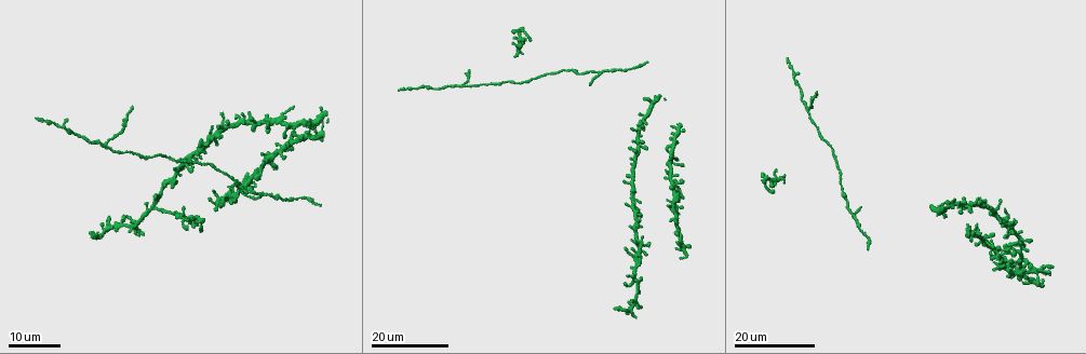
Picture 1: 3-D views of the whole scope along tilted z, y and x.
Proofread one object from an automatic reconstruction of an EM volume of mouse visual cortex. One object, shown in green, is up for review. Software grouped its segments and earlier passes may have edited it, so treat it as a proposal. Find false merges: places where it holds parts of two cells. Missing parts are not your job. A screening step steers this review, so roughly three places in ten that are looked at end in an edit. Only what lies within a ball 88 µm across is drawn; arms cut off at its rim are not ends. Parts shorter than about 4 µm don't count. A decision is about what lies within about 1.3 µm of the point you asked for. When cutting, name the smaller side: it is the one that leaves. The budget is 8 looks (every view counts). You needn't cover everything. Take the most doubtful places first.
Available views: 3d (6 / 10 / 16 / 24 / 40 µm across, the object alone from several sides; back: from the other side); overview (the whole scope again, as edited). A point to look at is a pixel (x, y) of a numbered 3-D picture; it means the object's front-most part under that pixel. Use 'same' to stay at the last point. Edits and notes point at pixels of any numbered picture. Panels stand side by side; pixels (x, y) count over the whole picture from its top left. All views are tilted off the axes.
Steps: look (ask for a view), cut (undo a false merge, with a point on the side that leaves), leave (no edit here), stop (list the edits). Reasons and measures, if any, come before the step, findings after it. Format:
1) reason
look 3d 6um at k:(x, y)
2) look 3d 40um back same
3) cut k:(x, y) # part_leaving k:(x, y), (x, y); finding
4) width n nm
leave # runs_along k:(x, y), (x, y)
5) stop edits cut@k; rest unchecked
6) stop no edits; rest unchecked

arms part here
look 3d 24um at 1:(1020, 259)

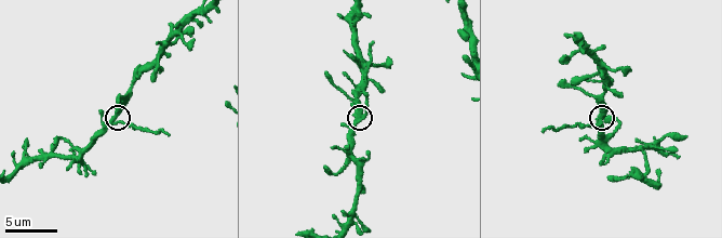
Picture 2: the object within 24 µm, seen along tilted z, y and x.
zoom in
look 3d 10um at 2:(116, 124)

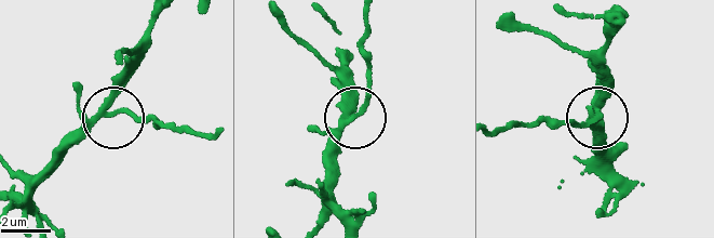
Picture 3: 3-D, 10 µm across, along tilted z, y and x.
width 230 nm
cut 3:(140, 116) # a second cell is stuck on

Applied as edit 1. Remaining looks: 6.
arms part here
look 3d 24um at 1:(105, 144)

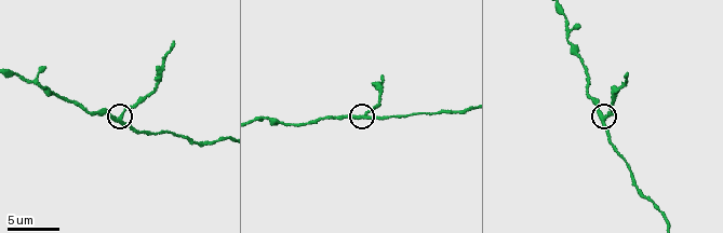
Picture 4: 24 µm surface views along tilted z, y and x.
look 3d 10um at 4:(119, 117)

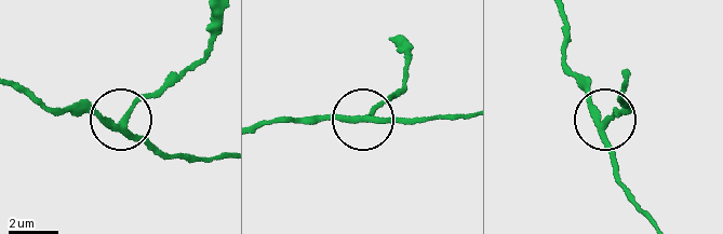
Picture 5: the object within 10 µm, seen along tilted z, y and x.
width 220 nm
cut 5:(146, 96) # part_leaving 5:(123, 124), (142, 101), (197, 59), (211, 36), (213, 18); two cells meet here

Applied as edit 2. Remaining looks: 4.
see it whole again
look overview

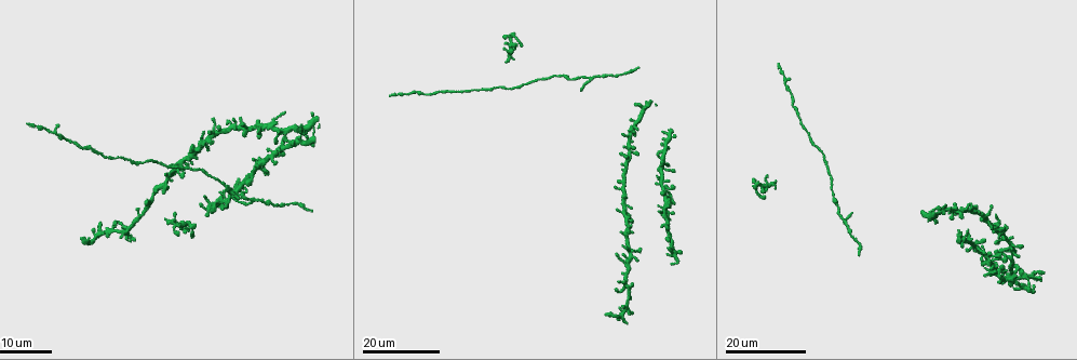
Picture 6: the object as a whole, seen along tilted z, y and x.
branch point
look 3d 24um at 6:(631, 152)

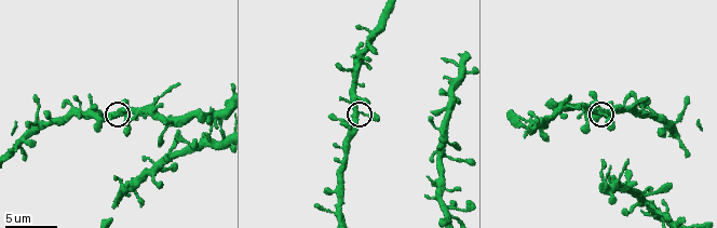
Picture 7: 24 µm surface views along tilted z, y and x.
look 3d 6um at 7:(360, 113)

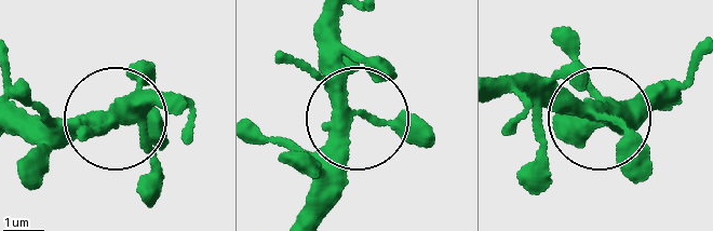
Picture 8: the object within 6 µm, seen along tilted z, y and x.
side_arm 46 um
leave # runs_along 8:(338, 26), (337, 75), (352, 112), (344, 195); one cell here

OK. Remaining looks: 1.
stop edits cut@3, cut@5; rest unchecked

